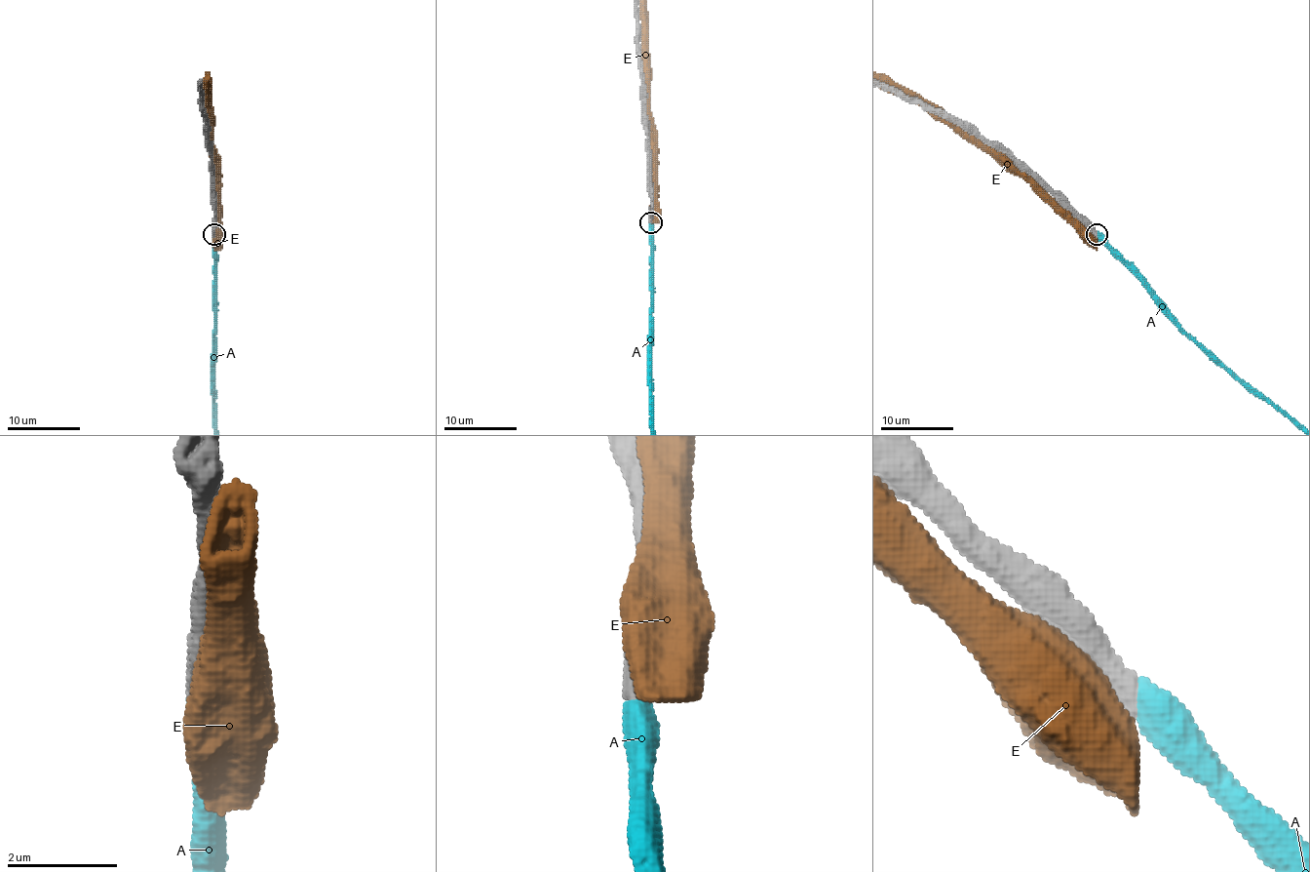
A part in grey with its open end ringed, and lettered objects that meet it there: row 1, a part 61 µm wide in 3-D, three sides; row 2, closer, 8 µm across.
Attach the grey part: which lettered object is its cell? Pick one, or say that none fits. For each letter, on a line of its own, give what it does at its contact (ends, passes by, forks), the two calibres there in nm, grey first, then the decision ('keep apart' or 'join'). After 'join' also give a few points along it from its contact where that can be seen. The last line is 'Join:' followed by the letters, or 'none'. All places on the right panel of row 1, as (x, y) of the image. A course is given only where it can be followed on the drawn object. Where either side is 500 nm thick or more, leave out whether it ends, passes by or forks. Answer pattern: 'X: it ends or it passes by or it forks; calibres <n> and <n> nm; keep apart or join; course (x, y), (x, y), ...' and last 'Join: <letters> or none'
A: calibres 480 and 550 nm; join
E: calibres 480 and 800 nm; keep apart
Join: A

